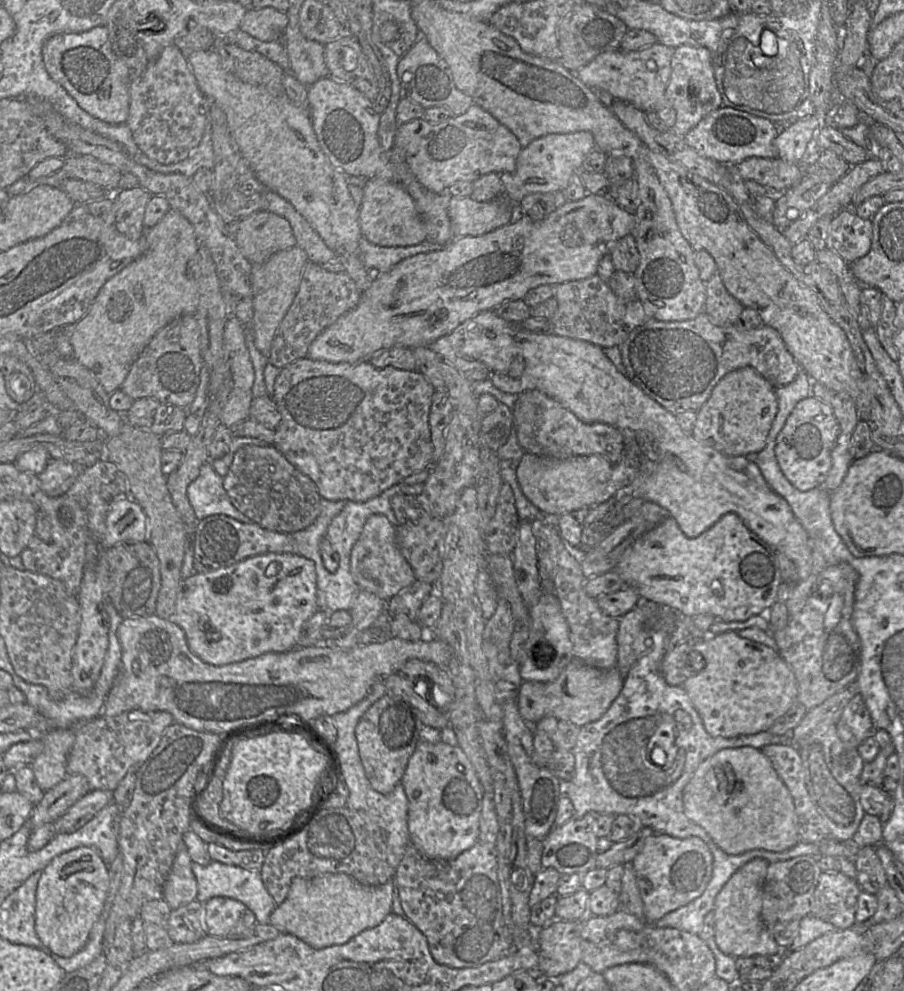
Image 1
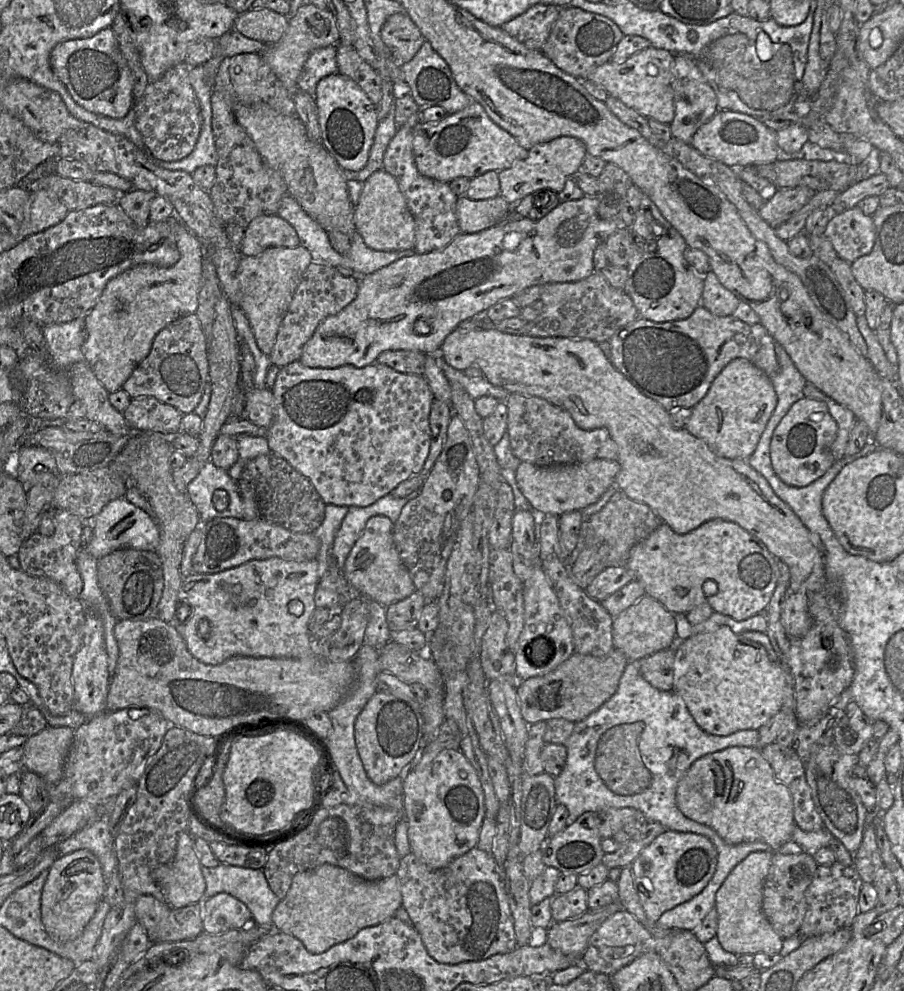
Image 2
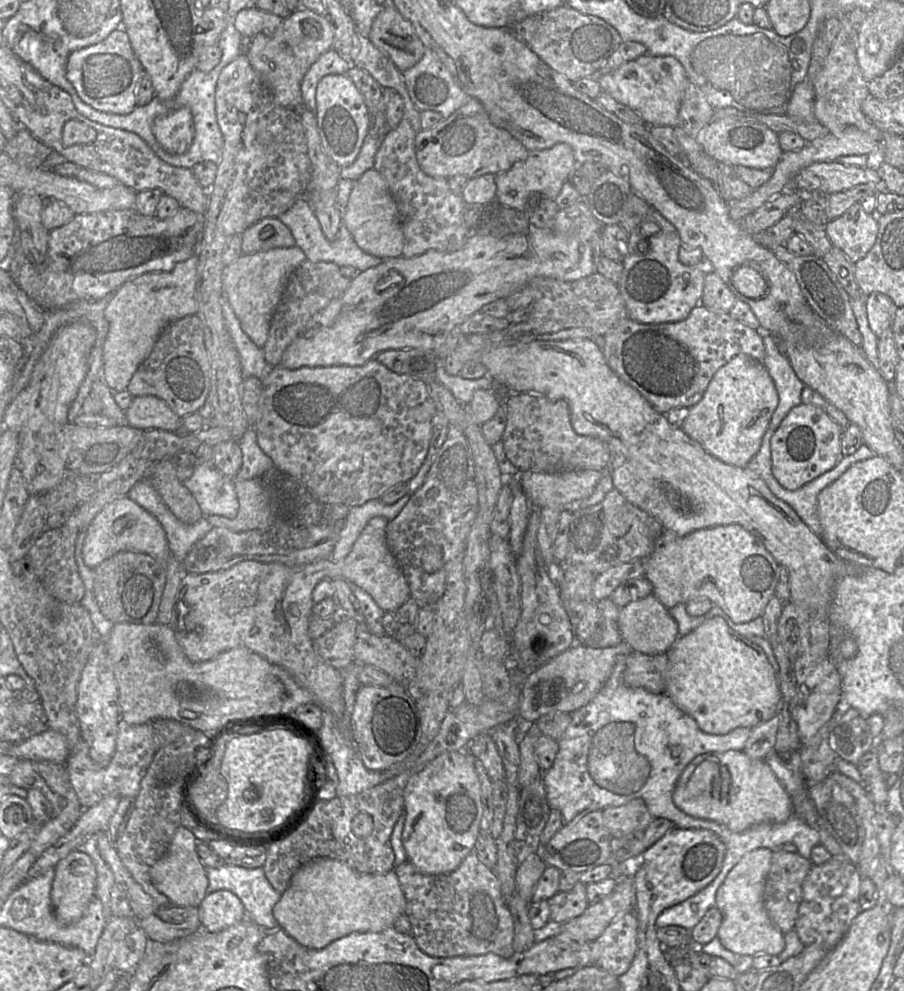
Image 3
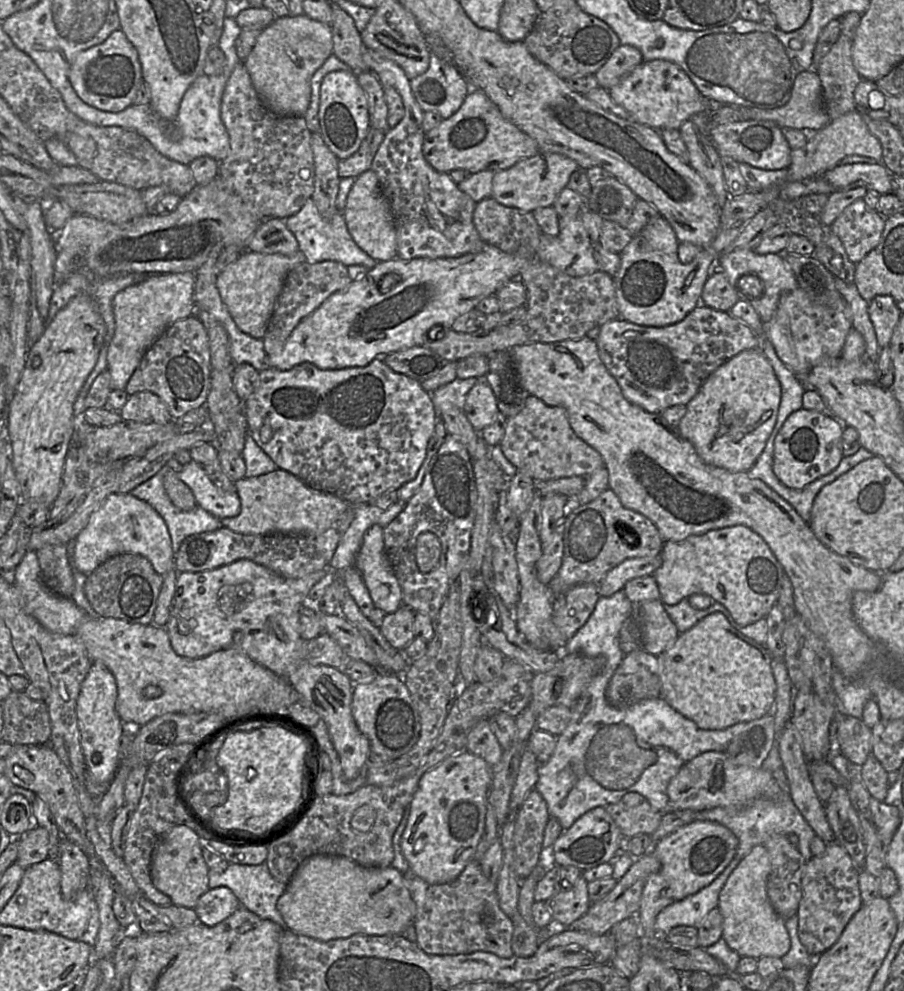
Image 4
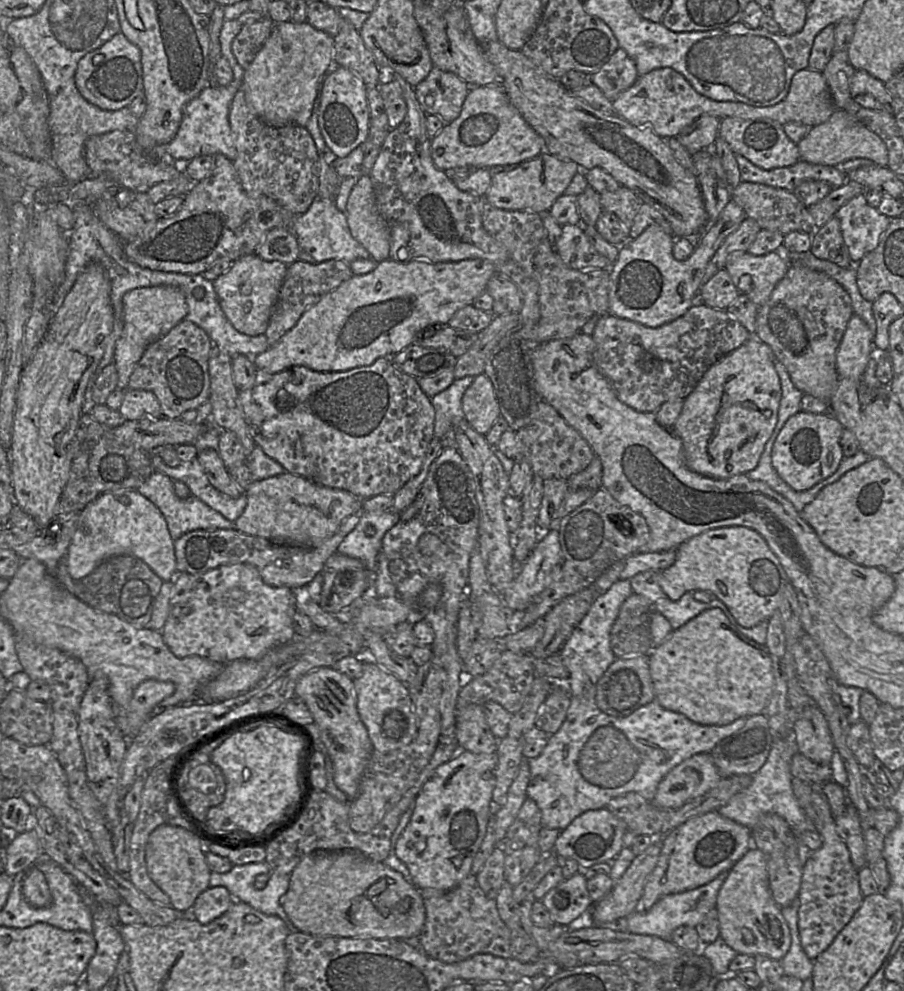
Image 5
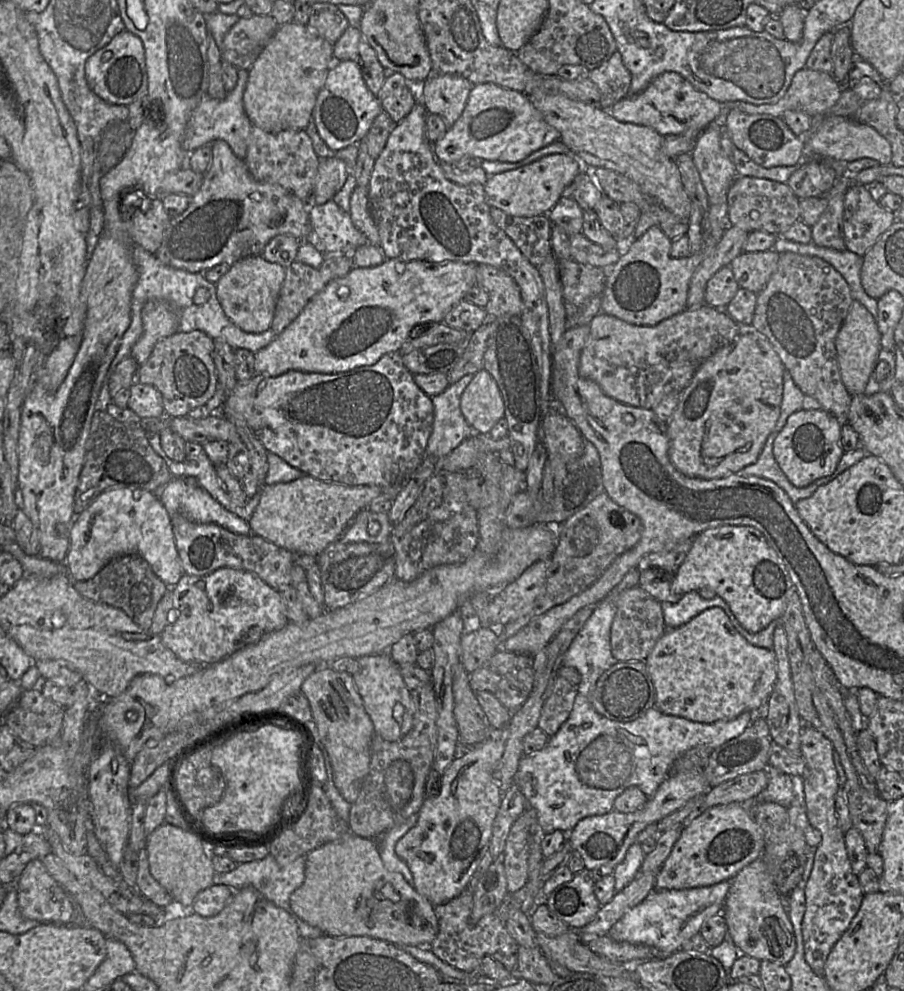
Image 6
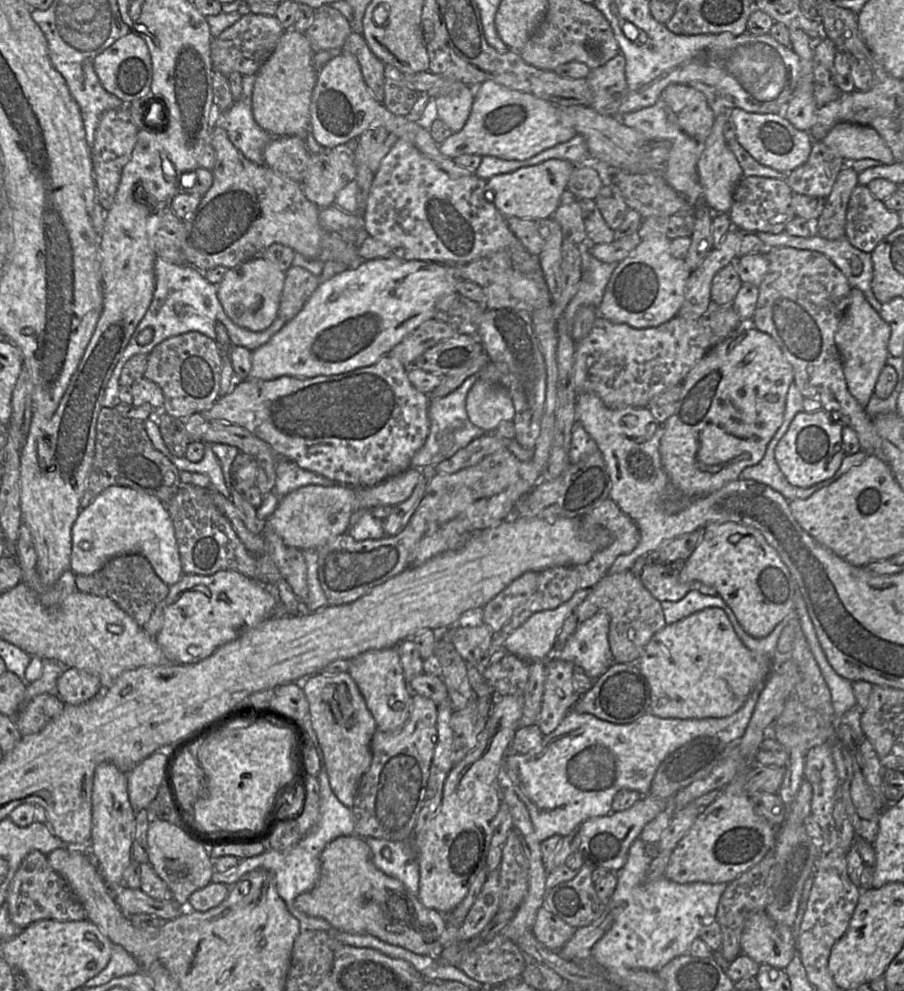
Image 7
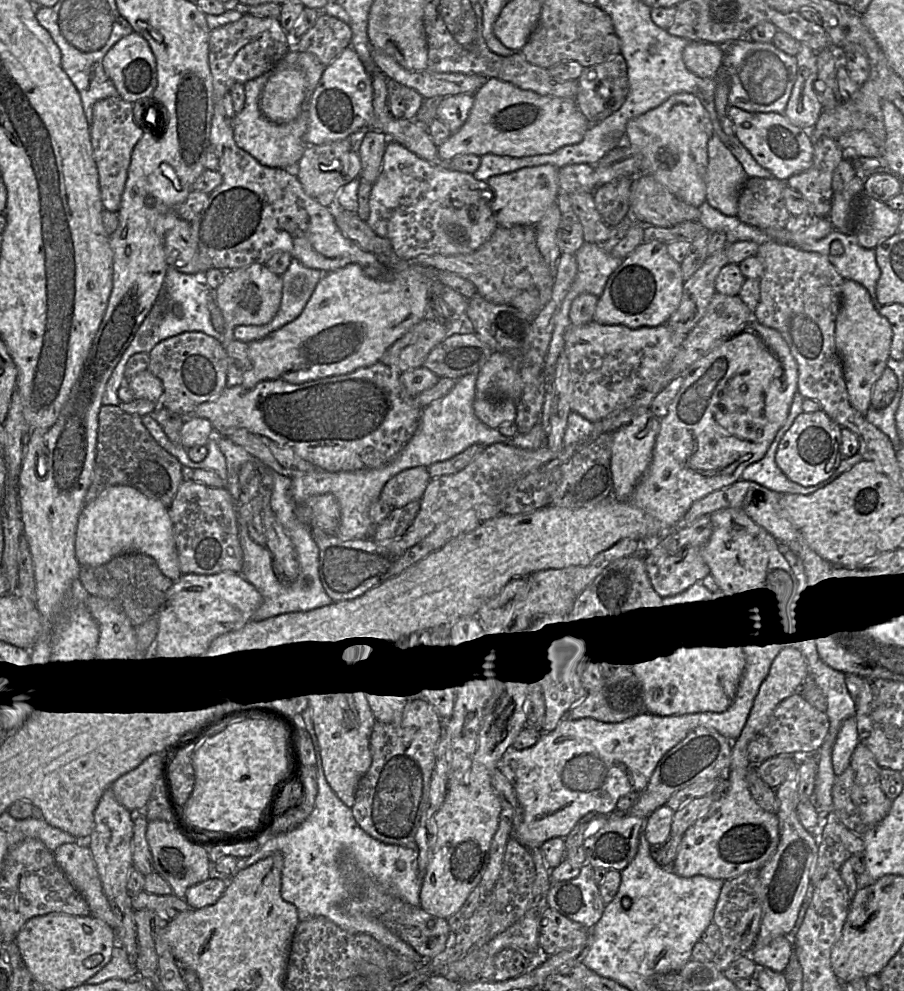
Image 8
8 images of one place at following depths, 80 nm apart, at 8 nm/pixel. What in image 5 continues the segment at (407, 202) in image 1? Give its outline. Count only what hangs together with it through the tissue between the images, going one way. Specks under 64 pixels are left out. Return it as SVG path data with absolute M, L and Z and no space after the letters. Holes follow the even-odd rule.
M362 173L353 186L345 211L352 237L377 263L390 256L390 234L380 214L369 173Z

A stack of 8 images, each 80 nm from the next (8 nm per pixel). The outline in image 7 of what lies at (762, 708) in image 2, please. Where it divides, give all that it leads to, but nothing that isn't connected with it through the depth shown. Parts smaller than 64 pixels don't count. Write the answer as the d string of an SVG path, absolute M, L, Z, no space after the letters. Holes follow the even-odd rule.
M707 607L677 622L666 624L653 635L636 662L650 687L649 712L660 718L722 718L734 714L753 688L765 683L773 663L755 655L739 639L726 613L719 607Z

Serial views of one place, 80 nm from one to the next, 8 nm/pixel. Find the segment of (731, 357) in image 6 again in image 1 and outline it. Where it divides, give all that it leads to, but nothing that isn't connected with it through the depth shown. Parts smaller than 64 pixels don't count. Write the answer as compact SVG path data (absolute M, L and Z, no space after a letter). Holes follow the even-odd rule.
M752 367L727 373L697 411L692 436L701 444L728 456L752 457L761 451L777 413L774 386Z

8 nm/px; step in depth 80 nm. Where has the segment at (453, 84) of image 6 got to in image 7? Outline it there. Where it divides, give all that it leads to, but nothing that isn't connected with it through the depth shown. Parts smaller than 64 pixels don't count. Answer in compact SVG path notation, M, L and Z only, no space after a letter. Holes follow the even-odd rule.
M465 85L458 94L434 98L437 117L452 133L460 131L469 118L474 98L475 88L468 85Z

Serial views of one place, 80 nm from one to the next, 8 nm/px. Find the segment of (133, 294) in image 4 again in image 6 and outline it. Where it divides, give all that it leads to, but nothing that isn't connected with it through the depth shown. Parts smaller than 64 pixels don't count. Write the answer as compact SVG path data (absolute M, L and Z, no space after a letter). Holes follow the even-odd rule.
M151 300L141 311L142 335L131 349L130 357L144 364L161 339L174 334L179 325L179 312L170 304Z

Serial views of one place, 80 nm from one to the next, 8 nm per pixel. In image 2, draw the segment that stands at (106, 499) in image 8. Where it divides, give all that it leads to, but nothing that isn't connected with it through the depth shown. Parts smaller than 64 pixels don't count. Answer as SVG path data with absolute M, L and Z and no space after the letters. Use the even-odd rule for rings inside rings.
M126 498L110 501L91 521L91 528L92 538L86 548L96 559L121 548L157 551L160 543L159 527L156 520Z

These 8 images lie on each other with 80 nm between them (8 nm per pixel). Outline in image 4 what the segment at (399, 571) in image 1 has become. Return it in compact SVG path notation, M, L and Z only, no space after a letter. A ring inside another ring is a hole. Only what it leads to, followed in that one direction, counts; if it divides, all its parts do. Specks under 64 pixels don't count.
M372 525L365 533L355 567L359 570L377 609L385 614L394 613L403 604L402 589L385 553L384 528Z

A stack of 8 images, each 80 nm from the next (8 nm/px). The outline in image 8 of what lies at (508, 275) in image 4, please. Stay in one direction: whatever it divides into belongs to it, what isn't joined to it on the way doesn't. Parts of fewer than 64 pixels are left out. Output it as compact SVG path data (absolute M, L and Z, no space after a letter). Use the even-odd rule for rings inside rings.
M414 261L402 269L390 271L386 278L368 277L358 264L324 273L301 314L293 321L261 340L248 343L250 368L242 372L241 385L252 389L264 380L303 383L331 376L344 375L380 361L385 351L413 326L425 319L427 295L436 280L437 270Z

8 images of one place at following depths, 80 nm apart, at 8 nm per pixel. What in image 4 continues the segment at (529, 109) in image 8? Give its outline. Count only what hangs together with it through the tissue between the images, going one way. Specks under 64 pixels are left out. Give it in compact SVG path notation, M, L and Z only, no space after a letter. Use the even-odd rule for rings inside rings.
M472 88L456 113L425 133L422 151L425 160L438 172L450 173L462 169L474 174L485 170L497 172L509 169L519 161L536 155L539 148L534 139L503 117L498 107L484 92Z

